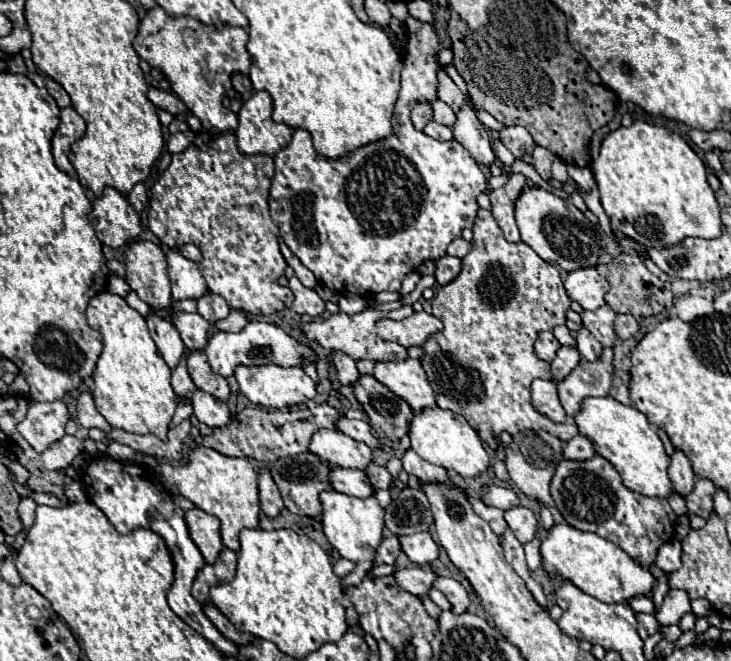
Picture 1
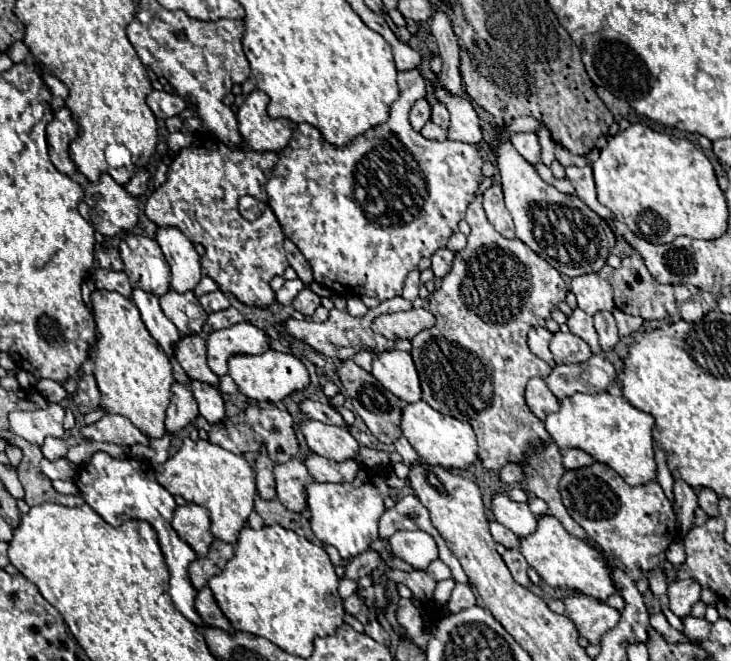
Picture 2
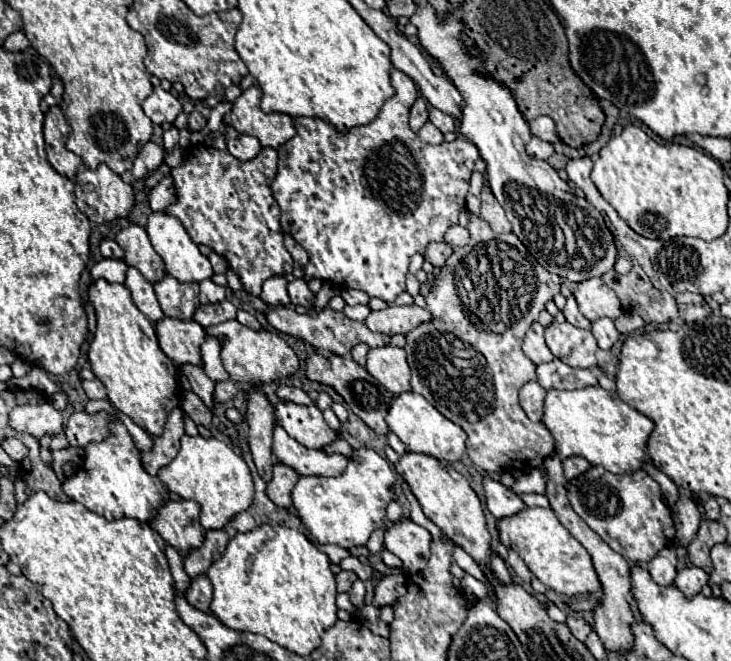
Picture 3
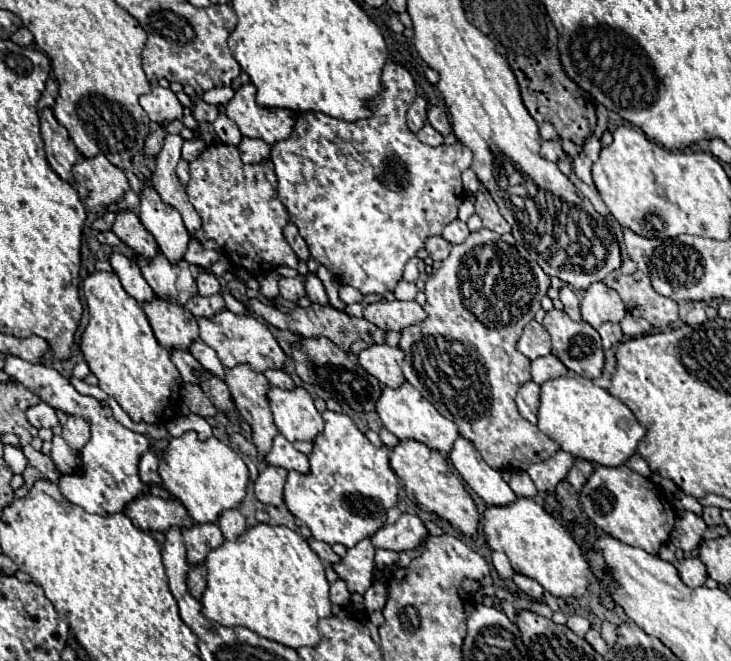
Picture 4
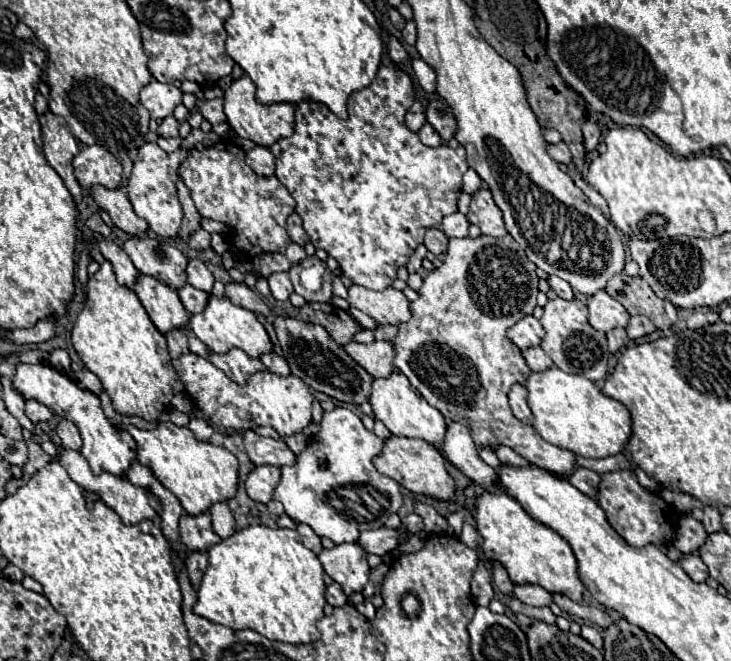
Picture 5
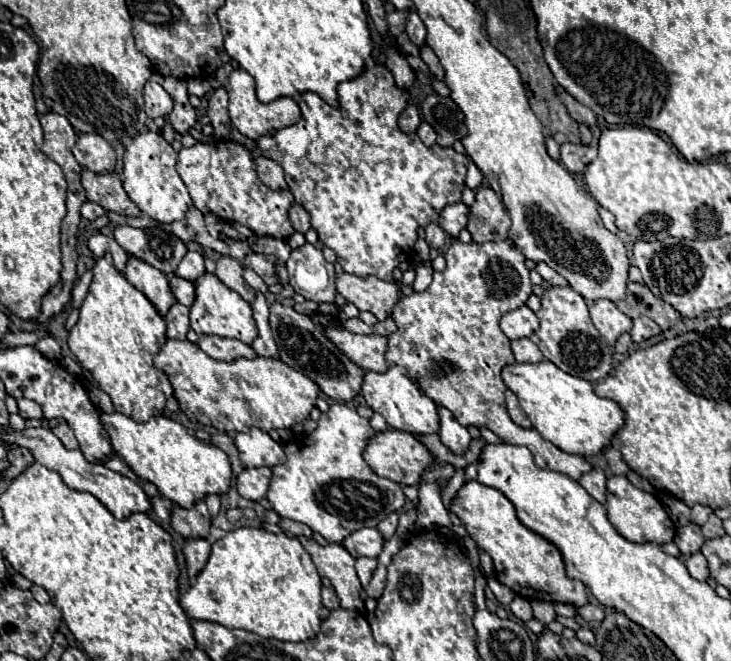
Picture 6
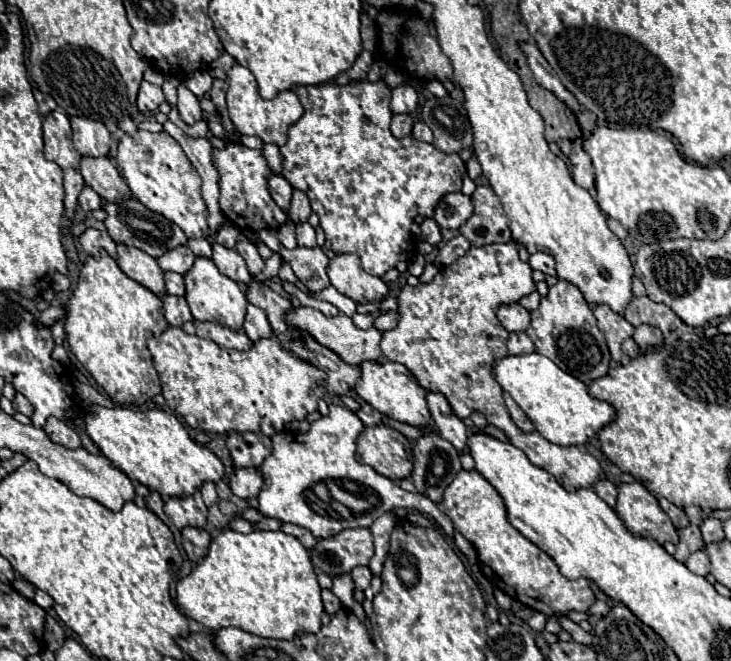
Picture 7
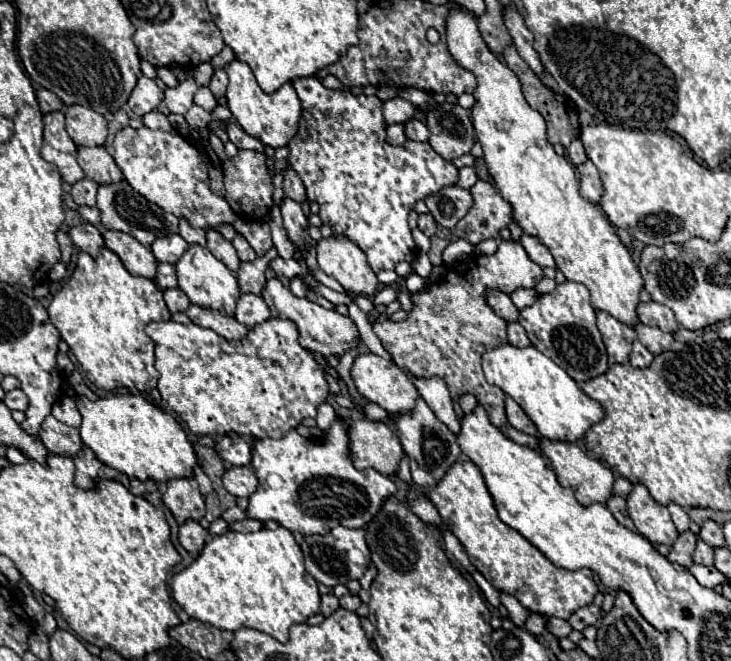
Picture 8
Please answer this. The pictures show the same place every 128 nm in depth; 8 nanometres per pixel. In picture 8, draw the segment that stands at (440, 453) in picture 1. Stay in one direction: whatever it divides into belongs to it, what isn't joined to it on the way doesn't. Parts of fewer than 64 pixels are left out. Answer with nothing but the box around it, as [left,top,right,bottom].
[350,352,418,414]

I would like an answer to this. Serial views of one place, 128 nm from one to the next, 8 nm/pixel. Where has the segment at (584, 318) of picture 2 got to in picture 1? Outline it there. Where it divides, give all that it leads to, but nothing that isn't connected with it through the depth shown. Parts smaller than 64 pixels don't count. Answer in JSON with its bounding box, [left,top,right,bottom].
[576,326,602,360]

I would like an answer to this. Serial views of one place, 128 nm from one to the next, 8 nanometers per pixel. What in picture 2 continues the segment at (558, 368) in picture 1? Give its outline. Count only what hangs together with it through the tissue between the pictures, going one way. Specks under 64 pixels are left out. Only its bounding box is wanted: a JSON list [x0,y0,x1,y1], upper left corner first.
[550,332,592,364]

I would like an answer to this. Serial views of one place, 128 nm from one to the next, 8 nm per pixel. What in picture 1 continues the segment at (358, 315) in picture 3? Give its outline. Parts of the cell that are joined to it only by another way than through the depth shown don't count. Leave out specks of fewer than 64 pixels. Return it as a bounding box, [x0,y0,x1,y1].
[338,294,368,314]

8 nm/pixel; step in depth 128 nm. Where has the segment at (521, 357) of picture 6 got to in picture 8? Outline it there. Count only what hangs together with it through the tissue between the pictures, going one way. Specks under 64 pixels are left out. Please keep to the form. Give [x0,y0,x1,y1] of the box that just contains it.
[508,322,530,346]

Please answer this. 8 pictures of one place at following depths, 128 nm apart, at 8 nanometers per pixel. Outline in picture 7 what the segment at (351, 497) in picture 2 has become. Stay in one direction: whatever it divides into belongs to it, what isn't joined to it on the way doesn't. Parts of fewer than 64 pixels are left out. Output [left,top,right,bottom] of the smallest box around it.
[258,404,454,538]

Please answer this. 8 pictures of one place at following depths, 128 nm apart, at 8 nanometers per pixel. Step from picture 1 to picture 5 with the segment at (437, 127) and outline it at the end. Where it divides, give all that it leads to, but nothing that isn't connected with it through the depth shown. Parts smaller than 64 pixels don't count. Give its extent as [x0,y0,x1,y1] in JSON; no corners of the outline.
[418,122,442,146]

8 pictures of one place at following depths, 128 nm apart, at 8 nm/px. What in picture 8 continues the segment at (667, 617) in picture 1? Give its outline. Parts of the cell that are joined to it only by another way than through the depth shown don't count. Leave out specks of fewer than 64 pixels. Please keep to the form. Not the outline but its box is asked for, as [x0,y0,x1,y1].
[694,538,714,566]

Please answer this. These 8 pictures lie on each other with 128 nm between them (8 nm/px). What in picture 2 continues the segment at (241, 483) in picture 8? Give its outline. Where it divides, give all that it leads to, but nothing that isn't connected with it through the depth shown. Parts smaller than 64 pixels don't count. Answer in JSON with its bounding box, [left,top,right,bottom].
[274,458,314,512]

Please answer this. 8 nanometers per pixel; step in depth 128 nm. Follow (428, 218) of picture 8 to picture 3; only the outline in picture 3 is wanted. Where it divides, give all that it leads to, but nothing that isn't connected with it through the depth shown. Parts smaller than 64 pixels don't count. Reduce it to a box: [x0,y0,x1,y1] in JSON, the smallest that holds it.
[424,242,452,268]

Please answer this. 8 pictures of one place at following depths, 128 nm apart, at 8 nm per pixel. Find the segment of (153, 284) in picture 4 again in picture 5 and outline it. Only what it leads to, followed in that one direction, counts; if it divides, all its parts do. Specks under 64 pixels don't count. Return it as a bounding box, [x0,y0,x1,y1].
[124,236,188,290]

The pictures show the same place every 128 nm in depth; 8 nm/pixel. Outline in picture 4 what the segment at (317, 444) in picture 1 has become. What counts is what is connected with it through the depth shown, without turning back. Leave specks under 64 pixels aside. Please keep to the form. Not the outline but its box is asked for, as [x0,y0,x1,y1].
[268,386,322,442]

